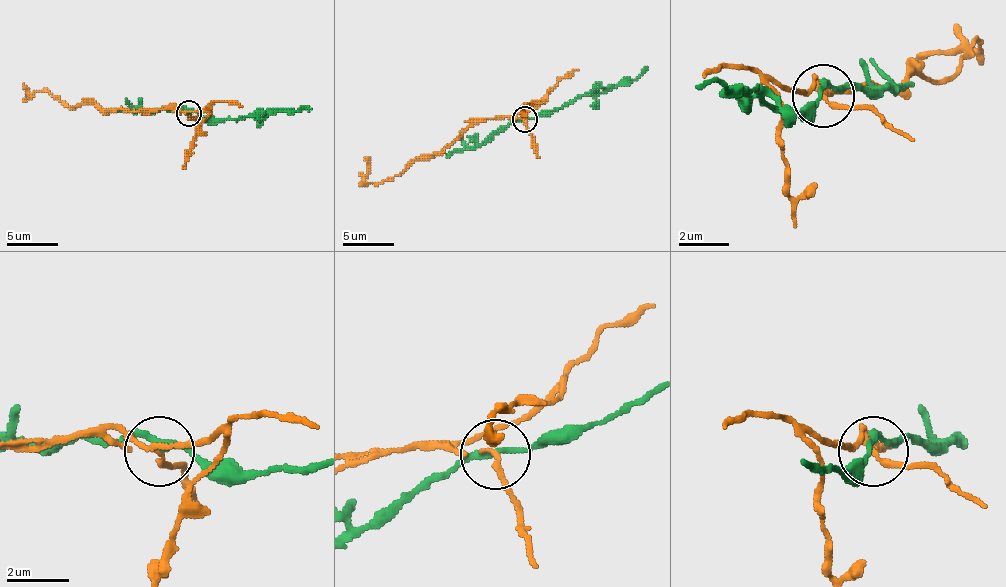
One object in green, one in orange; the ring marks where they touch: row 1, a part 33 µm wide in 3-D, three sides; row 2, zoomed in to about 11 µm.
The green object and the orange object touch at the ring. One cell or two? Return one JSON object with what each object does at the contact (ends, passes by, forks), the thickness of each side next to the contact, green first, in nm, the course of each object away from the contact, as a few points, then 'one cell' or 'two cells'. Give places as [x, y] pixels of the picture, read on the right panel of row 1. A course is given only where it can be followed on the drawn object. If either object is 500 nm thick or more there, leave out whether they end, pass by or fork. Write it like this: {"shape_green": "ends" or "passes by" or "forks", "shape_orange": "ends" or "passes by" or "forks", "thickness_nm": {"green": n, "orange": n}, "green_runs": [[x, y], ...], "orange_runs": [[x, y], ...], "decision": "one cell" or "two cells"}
{"shape_green": "passes by", "shape_orange": "forks", "thickness_nm": {"green": 190, "orange": 120}, "green_runs": [[821, 97], [815, 104], [771, 110], [740, 91], [696, 85]], "orange_runs": [[821, 97], [815, 85], [896, 91], [915, 72], [947, 79], [978, 41], [972, 47], [915, 54]], "decision": "two cells"}

